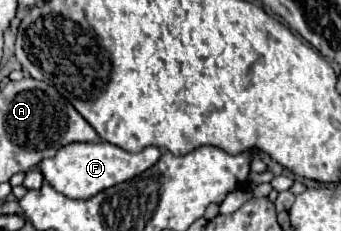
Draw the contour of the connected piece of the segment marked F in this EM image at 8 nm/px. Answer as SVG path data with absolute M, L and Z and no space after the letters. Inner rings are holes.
M74 142L74 144L60 148L52 158L42 160L40 170L42 170L44 180L54 190L64 194L66 198L88 200L110 186L116 186L120 182L126 182L126 180L142 174L144 170L154 166L158 162L158 158L160 158L160 150L156 146L148 146L142 152L132 154L132 152L126 152L110 142L100 142L100 144Z

